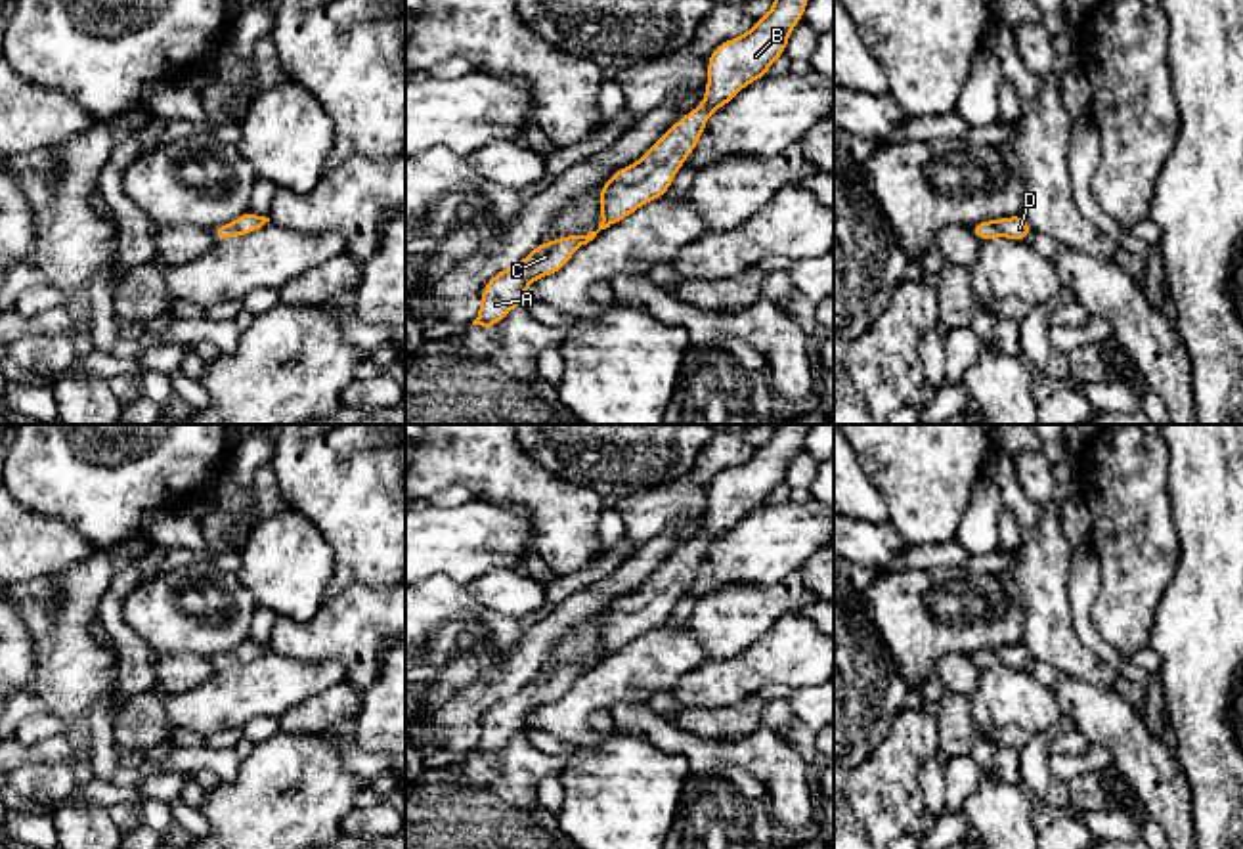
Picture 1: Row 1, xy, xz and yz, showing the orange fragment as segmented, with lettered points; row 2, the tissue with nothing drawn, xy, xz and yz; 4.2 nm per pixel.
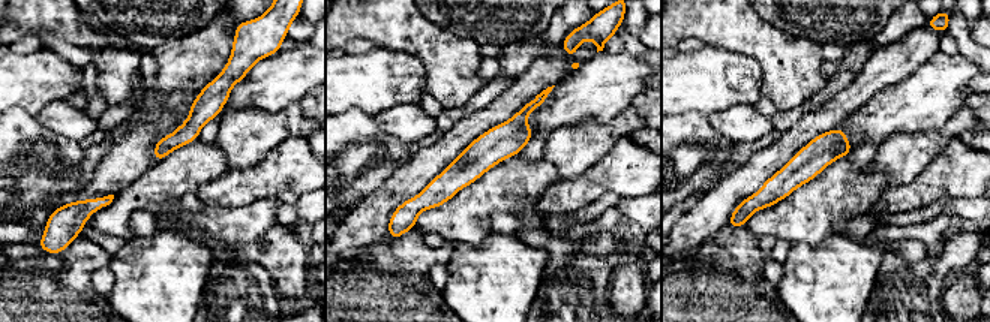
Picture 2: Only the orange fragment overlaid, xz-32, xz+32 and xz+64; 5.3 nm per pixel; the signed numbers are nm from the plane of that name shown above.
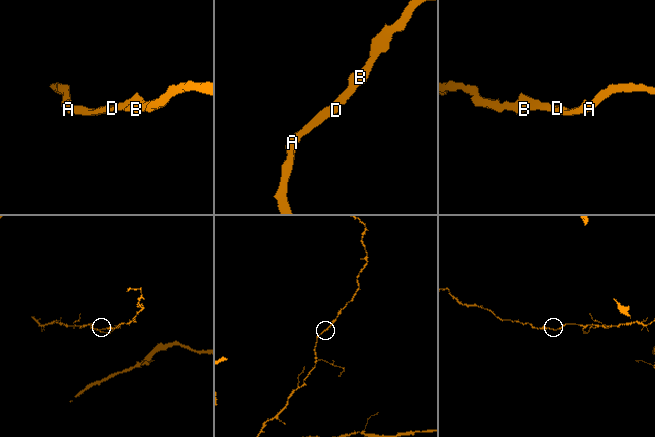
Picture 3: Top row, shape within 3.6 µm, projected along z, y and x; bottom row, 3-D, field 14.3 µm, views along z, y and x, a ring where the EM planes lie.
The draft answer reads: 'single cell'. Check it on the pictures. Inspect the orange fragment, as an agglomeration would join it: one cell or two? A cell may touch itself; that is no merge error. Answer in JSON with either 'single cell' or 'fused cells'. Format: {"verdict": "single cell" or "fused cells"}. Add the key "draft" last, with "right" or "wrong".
{"verdict": "single cell", "draft": "right"}

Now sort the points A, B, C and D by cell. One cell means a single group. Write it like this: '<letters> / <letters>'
A B C D

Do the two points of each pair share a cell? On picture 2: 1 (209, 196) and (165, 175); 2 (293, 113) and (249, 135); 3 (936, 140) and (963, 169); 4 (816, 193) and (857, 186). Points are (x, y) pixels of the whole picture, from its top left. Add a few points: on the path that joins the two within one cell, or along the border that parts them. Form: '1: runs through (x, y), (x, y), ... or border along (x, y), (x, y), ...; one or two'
1: border along (227, 169), (197, 190); two
2: runs through (282, 123), (260, 131); one
3: border along (957, 138), (920, 172); two
4: runs through (827, 193), (846, 192); one

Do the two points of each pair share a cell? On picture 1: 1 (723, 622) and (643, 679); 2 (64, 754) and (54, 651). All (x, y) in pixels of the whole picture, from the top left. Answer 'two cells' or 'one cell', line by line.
1: two cells
2: two cells

